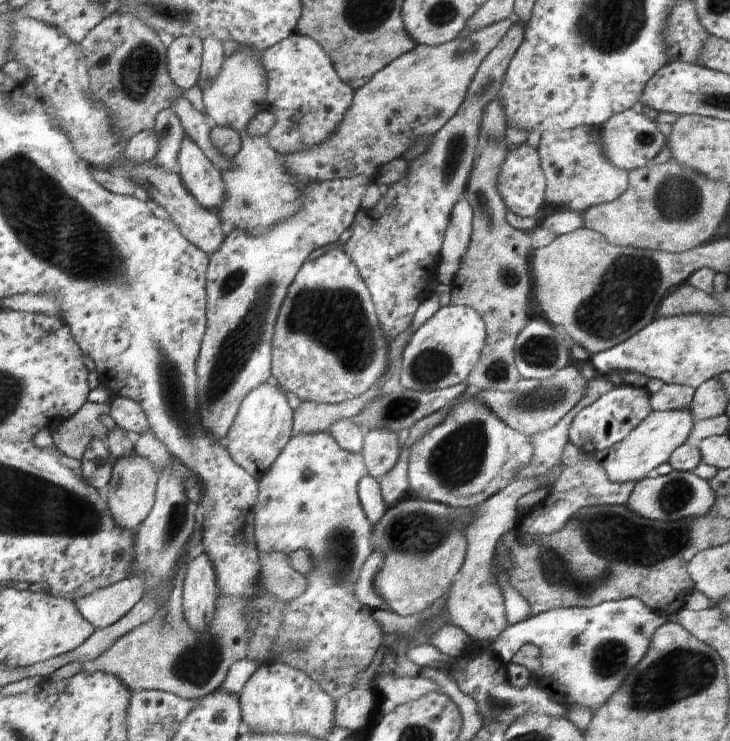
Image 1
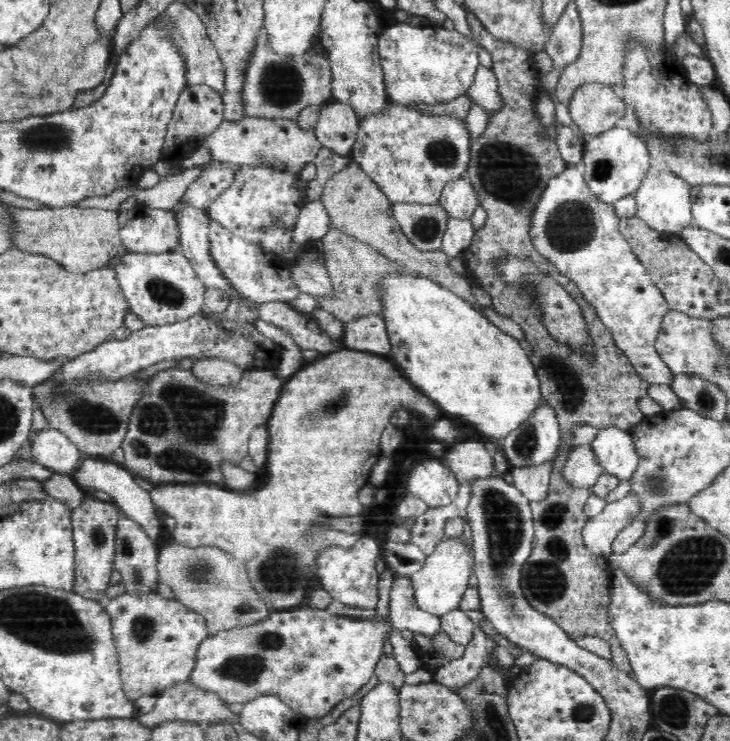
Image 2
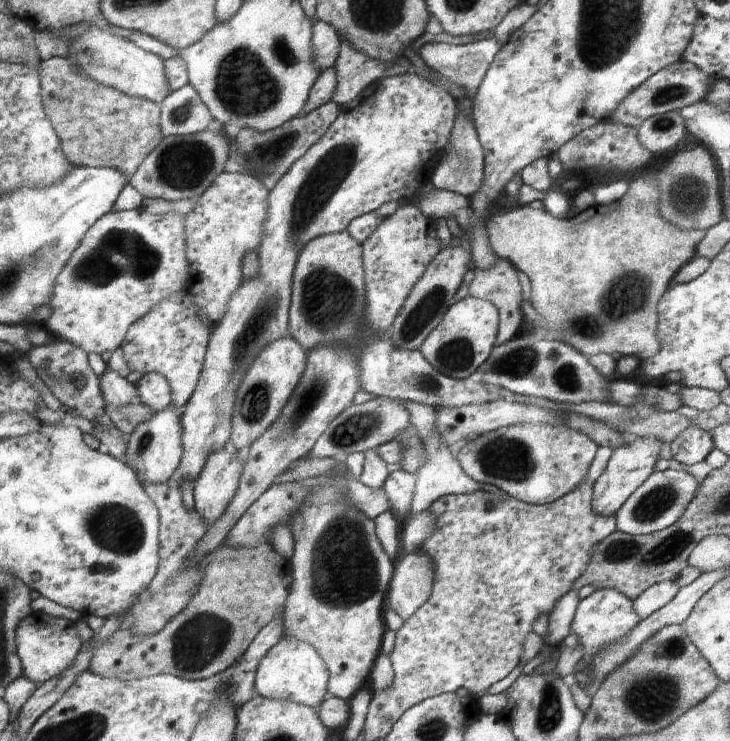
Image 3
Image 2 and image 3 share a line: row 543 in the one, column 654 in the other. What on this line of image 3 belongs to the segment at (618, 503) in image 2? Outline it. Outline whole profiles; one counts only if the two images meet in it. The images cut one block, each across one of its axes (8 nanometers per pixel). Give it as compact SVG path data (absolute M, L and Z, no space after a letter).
M664 580L644 590L636 600L633 600L640 621L666 606L678 594L678 590L680 587L675 580Z

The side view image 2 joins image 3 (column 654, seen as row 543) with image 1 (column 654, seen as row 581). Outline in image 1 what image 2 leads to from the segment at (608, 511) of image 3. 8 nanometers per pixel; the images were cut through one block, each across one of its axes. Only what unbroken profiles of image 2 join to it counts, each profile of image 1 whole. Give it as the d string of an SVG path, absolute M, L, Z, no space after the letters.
M689 409L651 411L640 424L624 438L605 449L598 461L607 472L607 478L616 484L638 482L662 463L668 463L671 454L686 442L694 428L694 416Z

